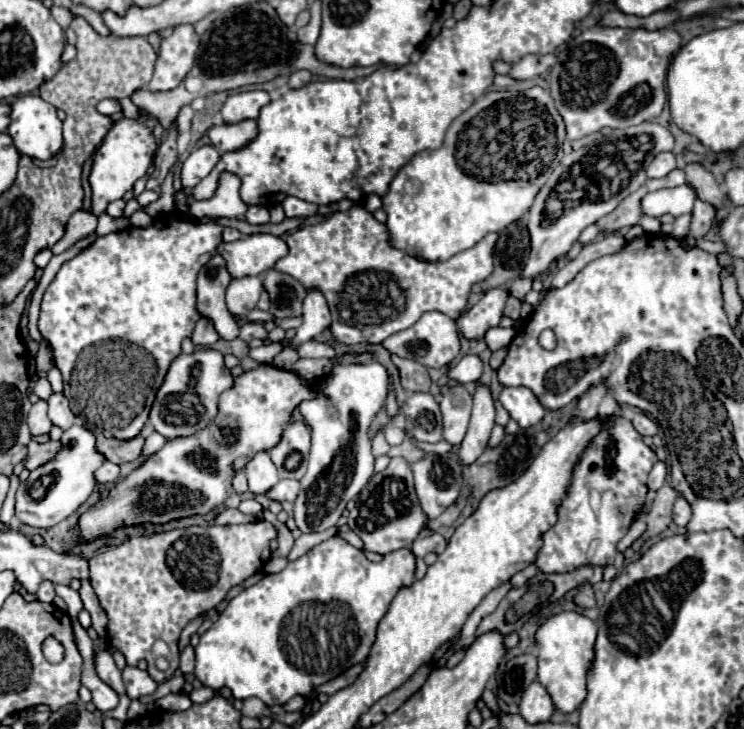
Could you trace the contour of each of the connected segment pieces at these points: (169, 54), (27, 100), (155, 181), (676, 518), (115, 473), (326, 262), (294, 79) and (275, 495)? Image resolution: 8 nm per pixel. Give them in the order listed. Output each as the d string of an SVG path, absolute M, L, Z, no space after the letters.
M179 24L169 38L161 40L155 74L147 88L151 92L177 88L193 68L197 48L199 48L199 36L195 28L191 24Z
M25 94L19 96L13 104L11 104L13 112L11 112L11 126L7 128L7 134L13 138L13 144L17 146L17 150L25 156L31 158L39 158L39 160L49 160L53 158L61 144L63 144L63 136L61 136L61 120L57 118L57 110L55 106L47 104L45 100L41 100L35 94Z
M177 122L171 124L169 132L165 132L163 142L157 148L157 156L155 156L155 170L147 181L147 190L157 190L161 182L165 180L169 168L175 164L177 160Z
M679 496L673 506L673 522L677 526L685 526L689 520L691 520L691 506L683 496Z
M105 462L105 464L95 472L97 482L101 482L101 484L115 482L115 480L119 478L119 474L121 474L121 468L119 468L119 464L113 464L113 462Z
M353 206L347 212L335 212L325 222L303 226L287 236L289 254L275 264L275 270L285 272L297 278L305 288L315 288L323 292L329 310L331 310L331 334L337 344L377 344L391 334L397 334L409 326L413 326L423 312L437 310L457 320L465 312L467 298L475 282L485 280L493 272L493 246L497 242L497 234L487 234L473 248L455 254L445 262L425 262L405 254L389 246L385 224L377 222L371 212L363 206Z
M297 70L289 76L287 80L287 88L303 88L311 82L311 74L307 70Z
M279 480L273 488L269 488L269 492L265 492L265 496L269 500L277 500L277 502L293 502L299 494L299 482L297 480Z

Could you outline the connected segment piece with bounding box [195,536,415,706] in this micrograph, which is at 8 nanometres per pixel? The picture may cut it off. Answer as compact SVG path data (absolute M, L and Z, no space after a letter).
M333 536L325 542L321 542L319 546L311 548L307 554L303 554L301 558L293 560L287 564L287 568L283 568L279 574L267 574L263 576L257 584L245 588L243 592L239 592L229 604L227 608L221 612L221 616L217 618L217 622L201 636L197 648L195 648L195 654L197 654L197 660L195 660L195 676L203 682L203 686L209 686L213 690L219 690L223 686L231 688L233 692L233 698L251 698L251 696L257 696L259 700L263 700L267 706L273 706L273 704L285 704L289 702L293 696L307 696L313 688L337 678L341 672L345 672L347 668L351 668L353 664L359 664L367 658L369 650L371 650L371 644L375 640L375 630L381 622L381 618L385 616L385 612L389 610L389 604L393 600L393 596L403 588L403 586L411 586L415 582L413 578L413 572L415 572L415 556L409 548L401 548L397 552L389 552L385 554L385 558L381 562L371 562L367 560L367 556L363 554L363 550L351 546L347 540L343 540L341 536Z

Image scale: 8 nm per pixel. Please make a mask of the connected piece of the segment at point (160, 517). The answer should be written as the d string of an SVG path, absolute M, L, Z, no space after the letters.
M261 364L257 370L243 372L241 376L235 378L235 386L221 394L219 414L205 430L201 430L197 436L167 440L167 444L159 452L147 458L143 466L133 470L103 500L99 500L89 512L81 516L79 520L81 538L95 538L101 534L109 534L119 526L133 526L133 524L143 524L143 522L163 524L175 518L209 514L213 508L217 508L219 504L227 500L227 488L231 486L235 472L239 468L245 468L247 460L253 458L257 452L273 448L281 440L283 428L289 424L291 412L299 406L301 400L307 400L313 396L315 396L313 386L305 386L293 372L279 370L269 364Z

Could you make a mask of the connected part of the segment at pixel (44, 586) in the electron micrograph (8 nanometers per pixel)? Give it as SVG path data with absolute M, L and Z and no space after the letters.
M43 580L41 582L41 588L35 592L35 596L41 600L41 602L53 602L53 598L55 598L55 584L53 582L49 582L49 580Z

